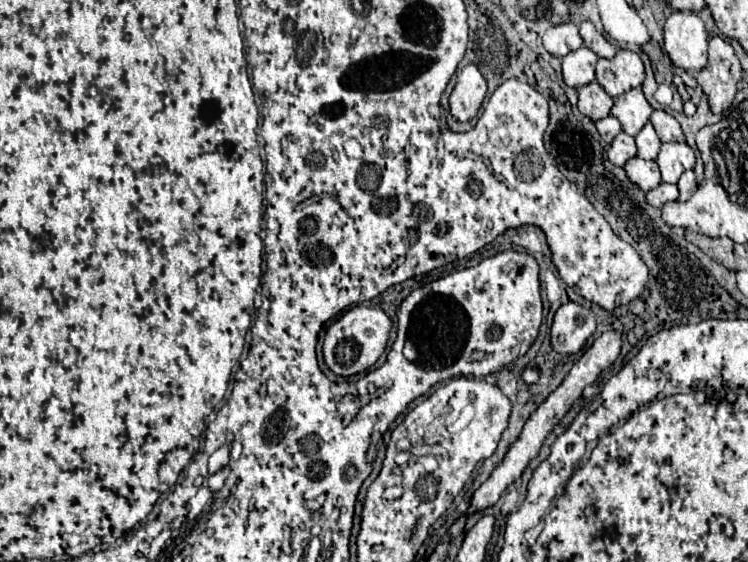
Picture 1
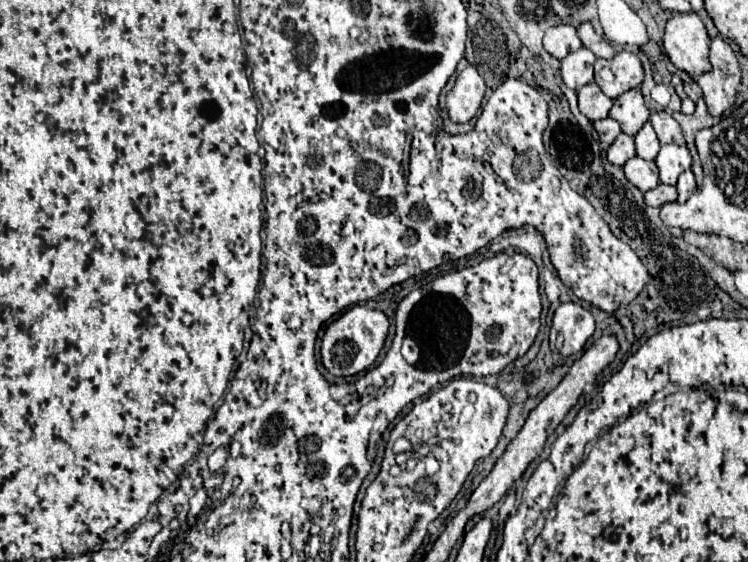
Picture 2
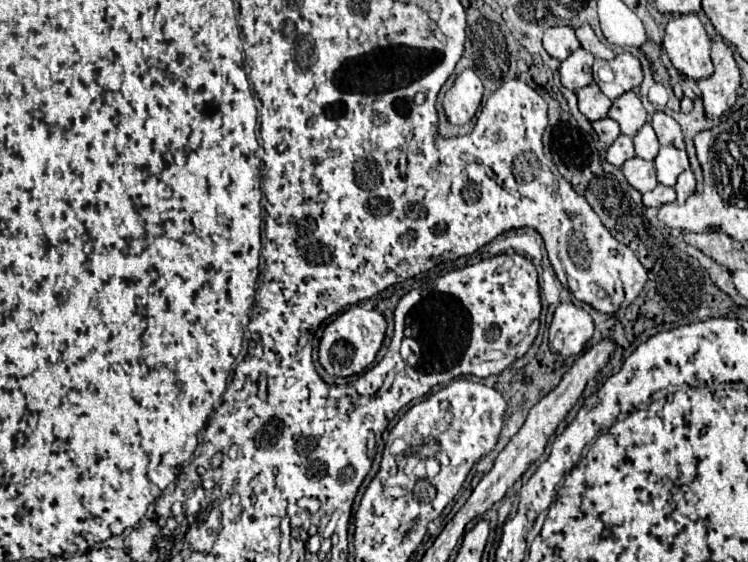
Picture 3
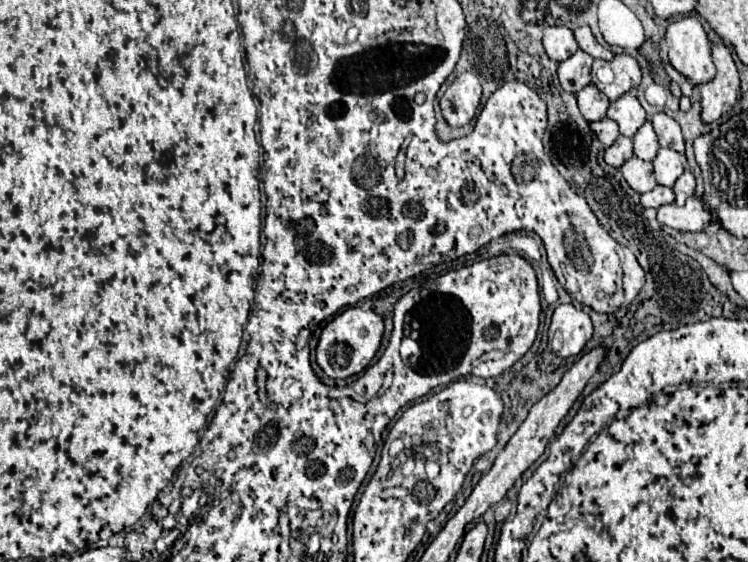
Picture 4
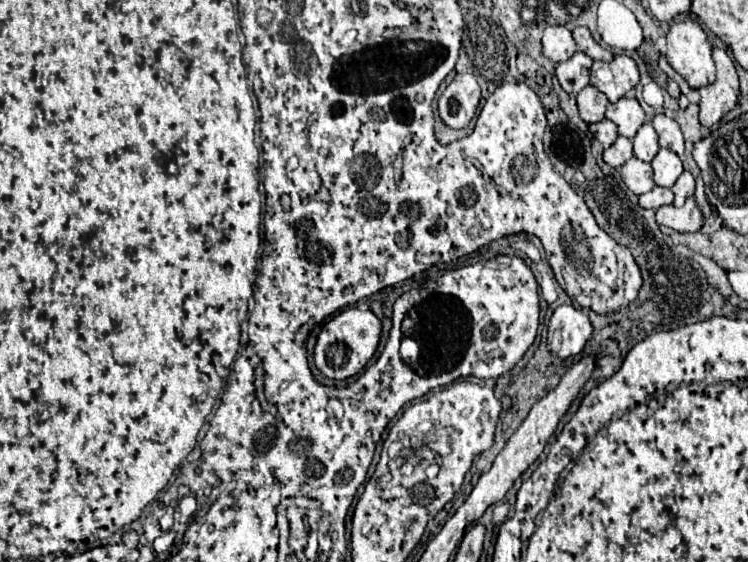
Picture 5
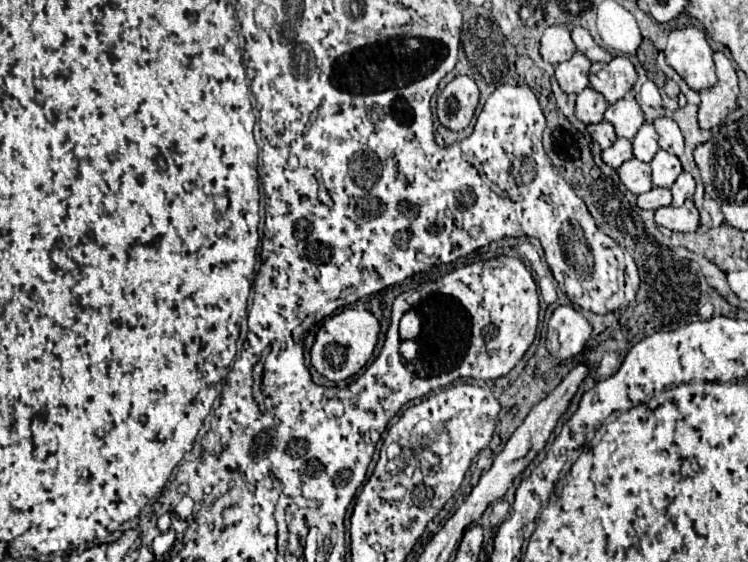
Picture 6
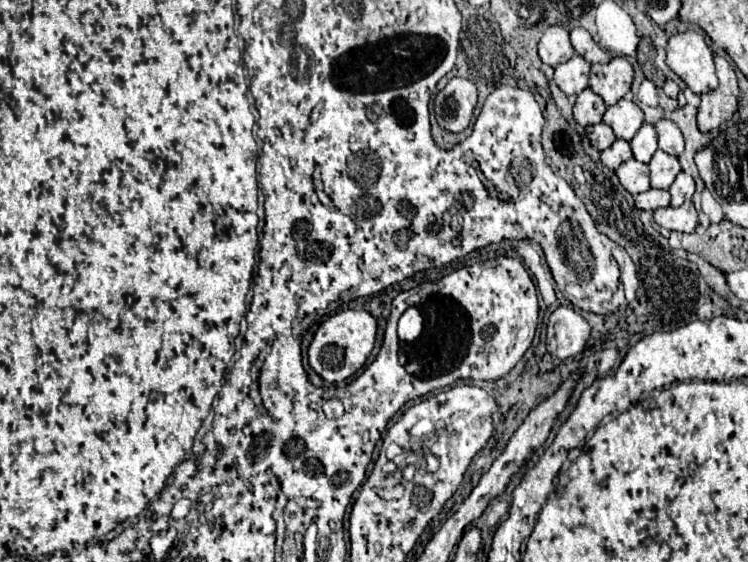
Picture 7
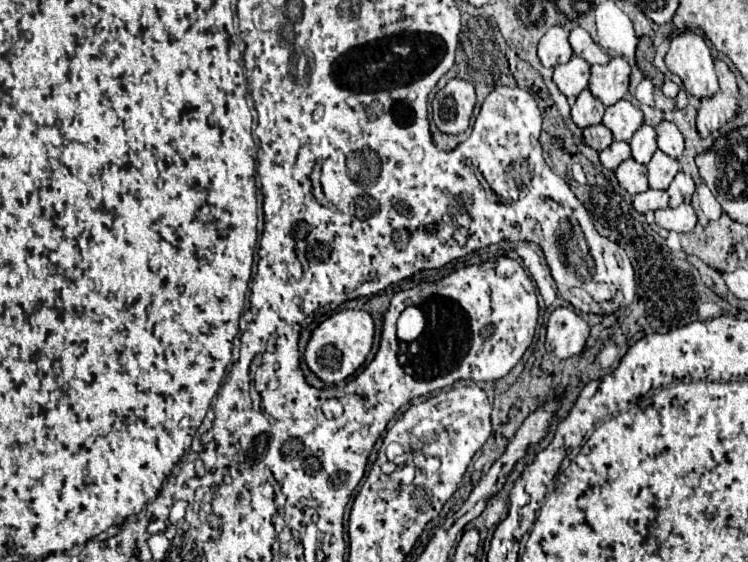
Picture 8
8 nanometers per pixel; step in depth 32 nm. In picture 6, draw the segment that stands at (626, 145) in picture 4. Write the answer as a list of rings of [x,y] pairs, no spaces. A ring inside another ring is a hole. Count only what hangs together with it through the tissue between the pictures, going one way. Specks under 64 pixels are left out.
[[[618,138],[610,148],[602,152],[602,162],[608,164],[610,168],[620,168],[626,160],[630,160],[632,154],[632,144],[626,138]]]

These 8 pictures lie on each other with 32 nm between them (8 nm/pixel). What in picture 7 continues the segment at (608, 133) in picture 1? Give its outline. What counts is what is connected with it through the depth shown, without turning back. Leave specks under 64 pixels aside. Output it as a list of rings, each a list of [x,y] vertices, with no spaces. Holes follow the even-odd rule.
[[[604,122],[594,124],[594,126],[588,126],[588,128],[586,128],[586,136],[588,136],[590,144],[592,144],[594,148],[598,148],[598,150],[606,150],[606,148],[612,146],[612,142],[616,140],[612,128],[608,128],[608,124],[604,124]]]

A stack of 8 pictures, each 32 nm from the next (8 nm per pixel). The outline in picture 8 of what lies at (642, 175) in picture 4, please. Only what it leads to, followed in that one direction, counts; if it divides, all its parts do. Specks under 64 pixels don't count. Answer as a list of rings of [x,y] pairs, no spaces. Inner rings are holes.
[[[628,158],[616,168],[616,180],[618,184],[630,194],[646,192],[648,190],[648,170],[644,164],[638,164],[636,160]]]

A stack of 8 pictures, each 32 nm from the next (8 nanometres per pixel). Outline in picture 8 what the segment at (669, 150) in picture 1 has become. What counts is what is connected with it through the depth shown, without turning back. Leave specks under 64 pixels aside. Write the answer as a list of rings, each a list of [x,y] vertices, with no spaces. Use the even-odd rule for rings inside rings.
[[[656,150],[652,160],[648,162],[648,186],[654,190],[666,190],[668,184],[678,174],[678,170],[680,170],[680,164],[676,160]]]

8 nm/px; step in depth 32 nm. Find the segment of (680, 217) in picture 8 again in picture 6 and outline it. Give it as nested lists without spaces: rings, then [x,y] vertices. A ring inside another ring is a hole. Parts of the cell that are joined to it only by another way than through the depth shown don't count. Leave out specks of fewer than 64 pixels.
[[[686,200],[680,208],[674,206],[658,208],[654,220],[658,226],[664,226],[674,232],[696,232],[696,228],[700,226],[698,210],[692,200]]]

